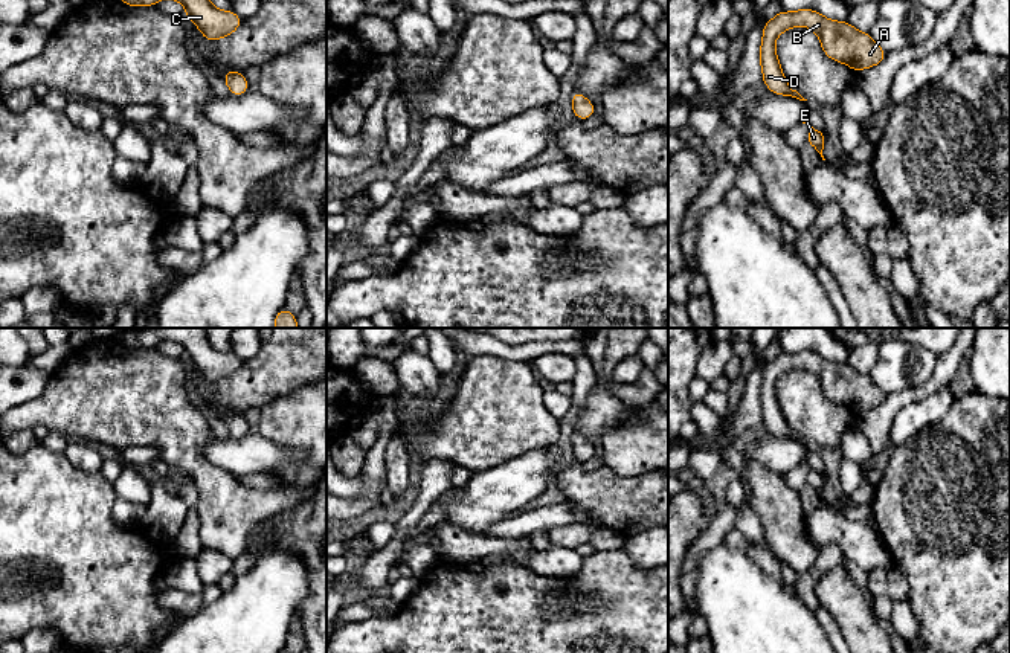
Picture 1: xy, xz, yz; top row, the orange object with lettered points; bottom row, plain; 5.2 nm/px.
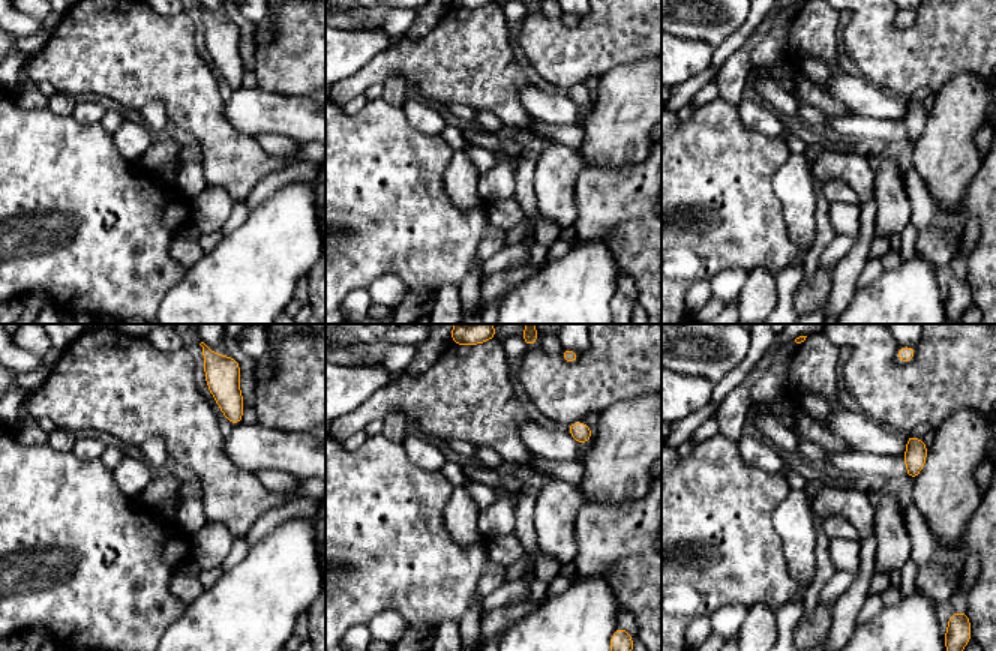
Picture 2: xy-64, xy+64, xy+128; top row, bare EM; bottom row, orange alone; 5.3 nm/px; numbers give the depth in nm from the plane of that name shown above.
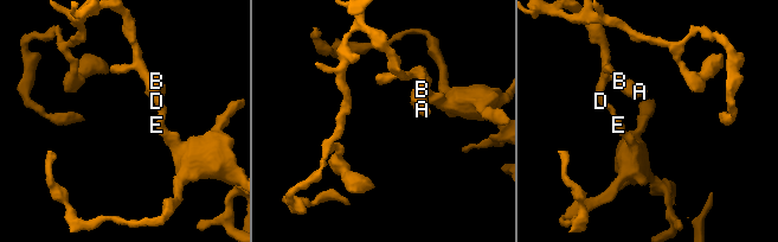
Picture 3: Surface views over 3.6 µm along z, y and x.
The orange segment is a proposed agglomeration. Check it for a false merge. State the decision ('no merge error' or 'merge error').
no merge error

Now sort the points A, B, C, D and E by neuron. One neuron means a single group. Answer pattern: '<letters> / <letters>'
A B C D E

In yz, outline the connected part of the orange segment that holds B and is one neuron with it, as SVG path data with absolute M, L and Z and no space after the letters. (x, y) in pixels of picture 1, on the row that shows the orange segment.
M813 9L781 11L770 21L764 23L760 47L763 82L775 95L807 101L786 84L775 52L777 37L801 24L806 24L819 37L822 50L830 60L844 63L854 72L880 64L888 53L874 43L868 32L859 32L848 21L831 21Z

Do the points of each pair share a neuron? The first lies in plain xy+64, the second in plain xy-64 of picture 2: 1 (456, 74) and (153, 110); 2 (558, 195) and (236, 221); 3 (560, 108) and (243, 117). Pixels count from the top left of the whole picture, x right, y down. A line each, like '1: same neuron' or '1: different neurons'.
1: different neurons
2: different neurons
3: same neuron

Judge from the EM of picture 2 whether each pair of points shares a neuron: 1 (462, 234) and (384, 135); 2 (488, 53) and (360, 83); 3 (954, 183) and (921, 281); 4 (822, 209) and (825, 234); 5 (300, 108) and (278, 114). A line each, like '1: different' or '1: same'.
1: same
2: same
3: different
4: same
5: same

